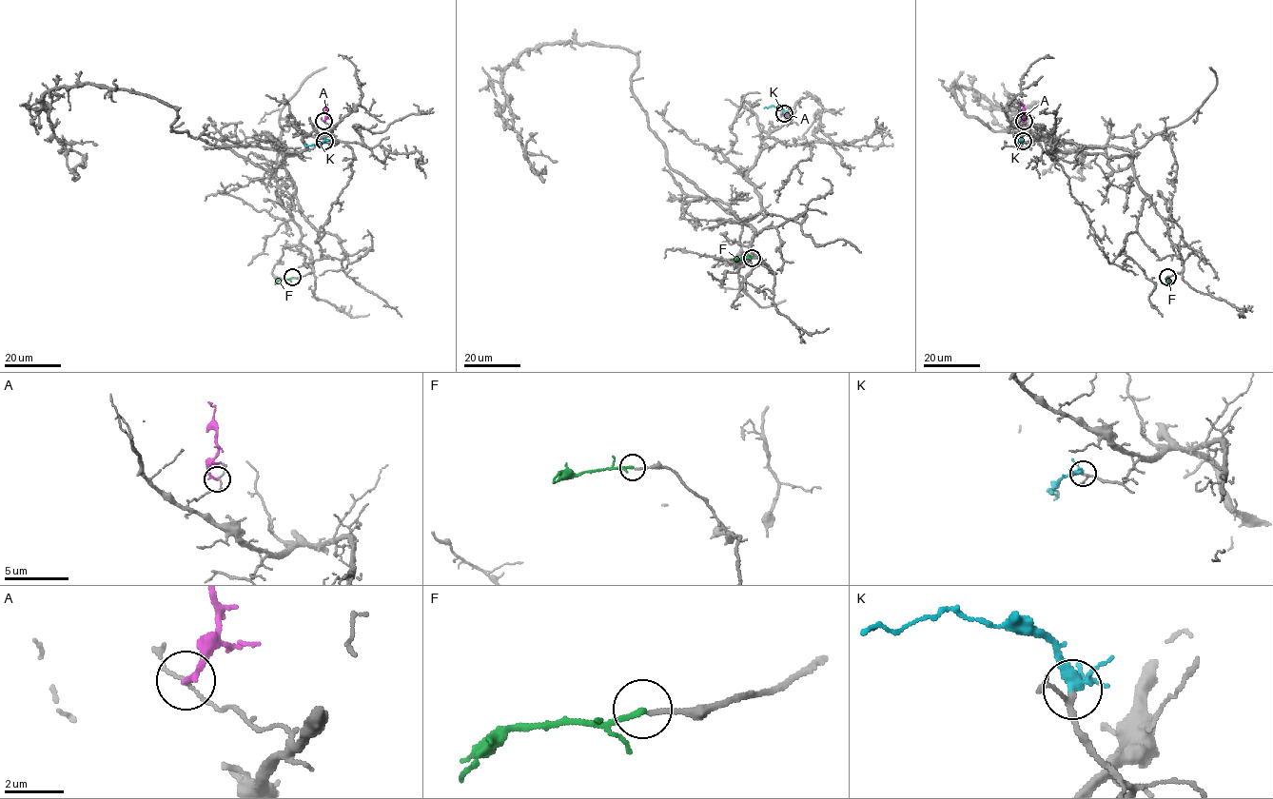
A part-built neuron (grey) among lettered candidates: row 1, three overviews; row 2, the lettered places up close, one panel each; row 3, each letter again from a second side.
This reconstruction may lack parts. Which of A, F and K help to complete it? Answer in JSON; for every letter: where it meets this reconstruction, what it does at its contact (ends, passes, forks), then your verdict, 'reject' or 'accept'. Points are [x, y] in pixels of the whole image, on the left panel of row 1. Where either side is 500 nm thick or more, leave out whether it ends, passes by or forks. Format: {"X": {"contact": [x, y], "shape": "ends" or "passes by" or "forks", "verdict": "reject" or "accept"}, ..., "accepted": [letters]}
{"A": {"contact": [323, 121], "shape": "ends", "verdict": "reject"}, "F": {"contact": [292, 277], "shape": "ends", "verdict": "accept"}, "K": {"contact": [324, 141], "shape": "forks", "verdict": "accept"}, "accepted": ["F", "K"]}

